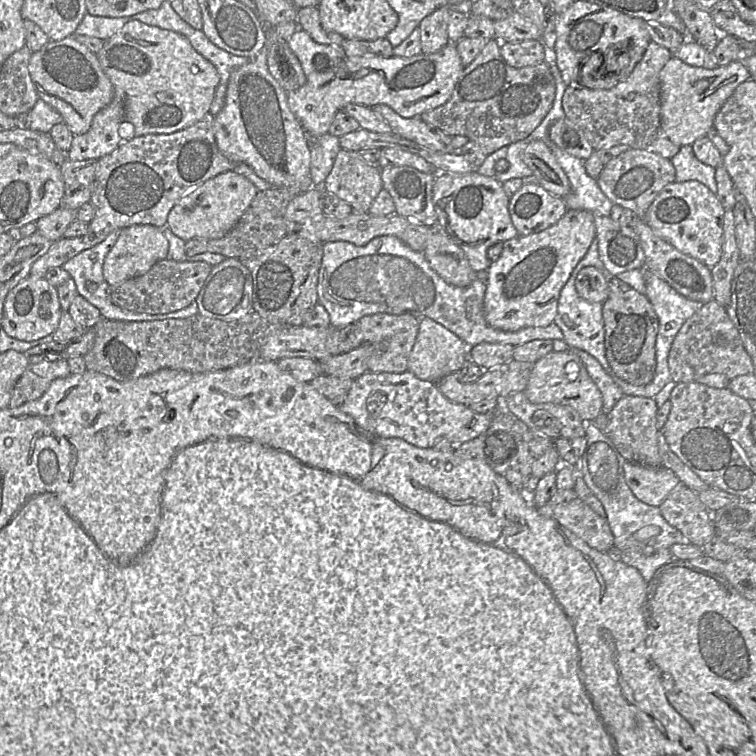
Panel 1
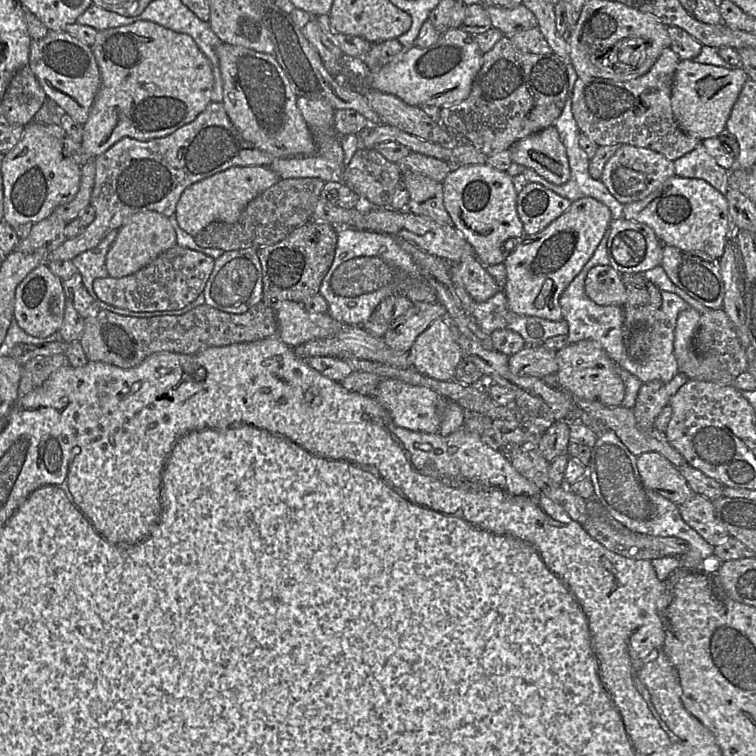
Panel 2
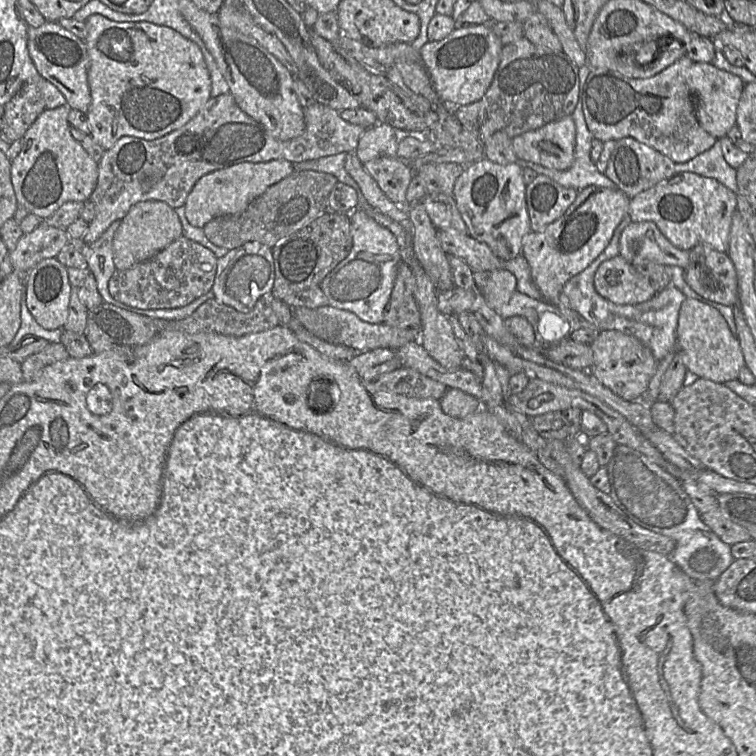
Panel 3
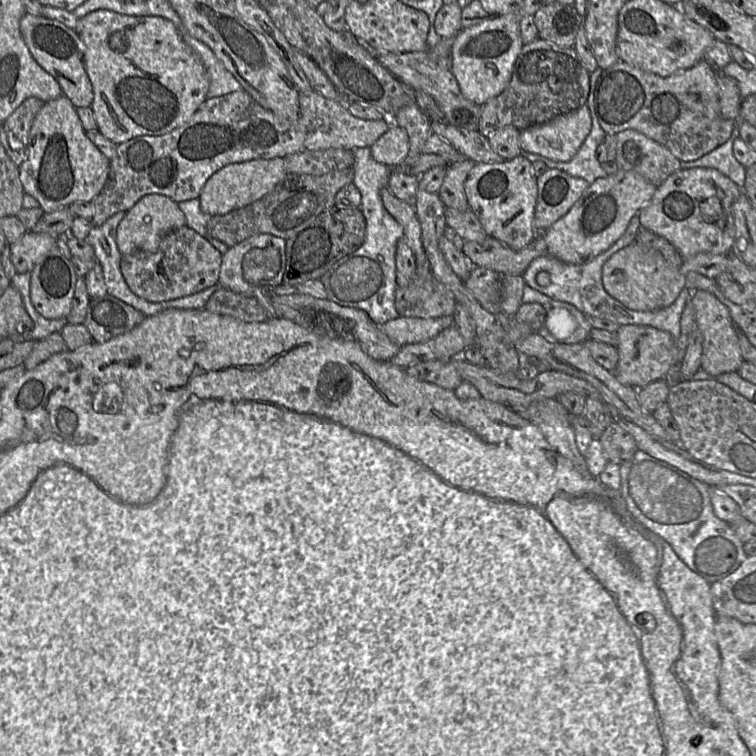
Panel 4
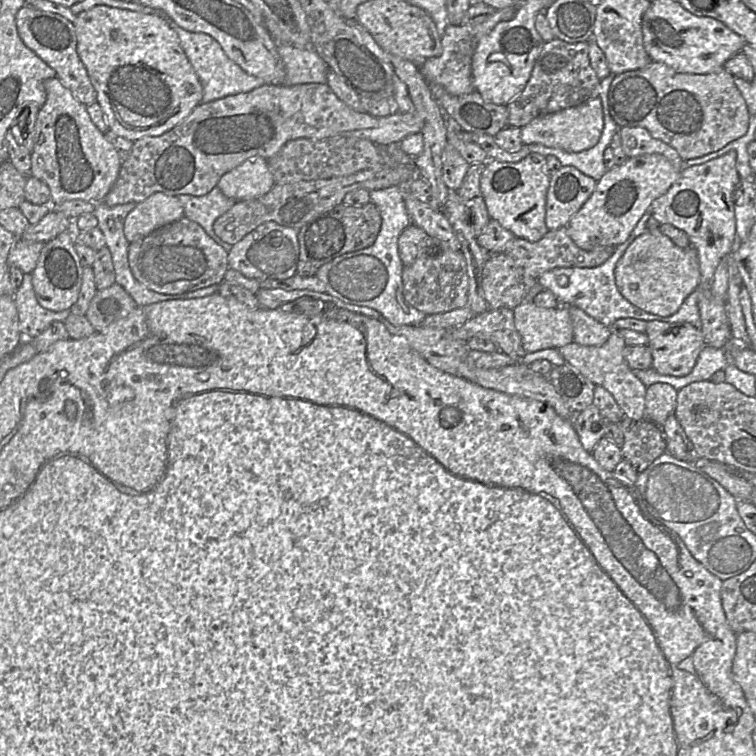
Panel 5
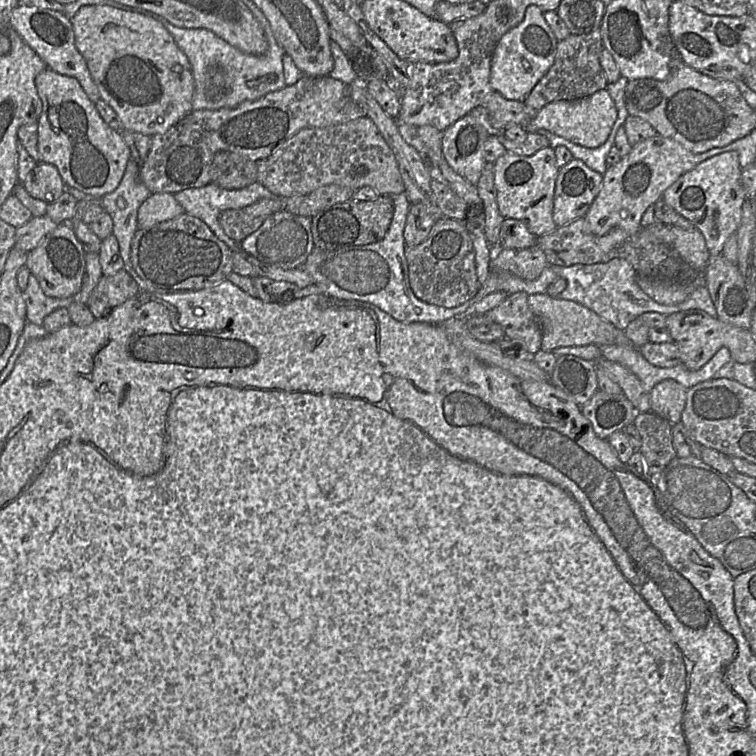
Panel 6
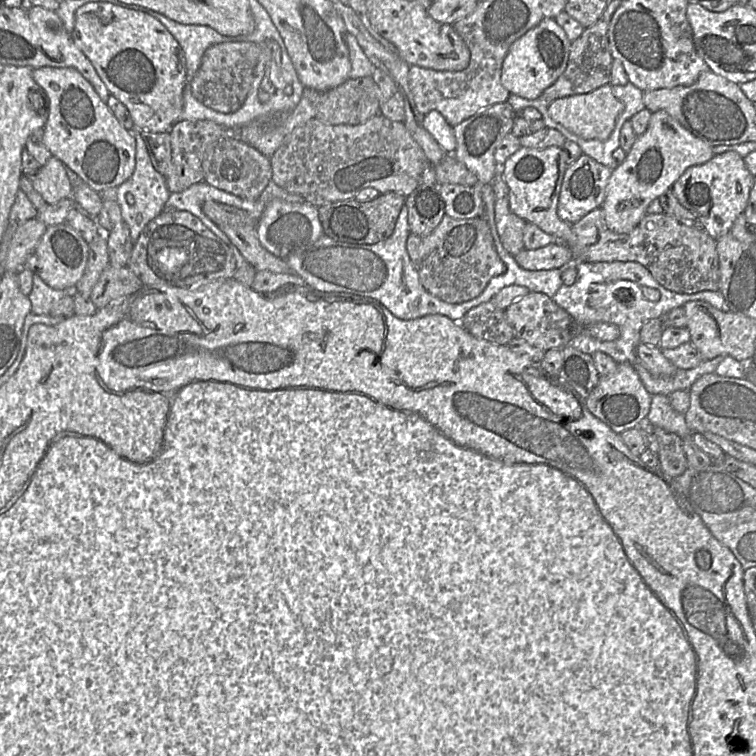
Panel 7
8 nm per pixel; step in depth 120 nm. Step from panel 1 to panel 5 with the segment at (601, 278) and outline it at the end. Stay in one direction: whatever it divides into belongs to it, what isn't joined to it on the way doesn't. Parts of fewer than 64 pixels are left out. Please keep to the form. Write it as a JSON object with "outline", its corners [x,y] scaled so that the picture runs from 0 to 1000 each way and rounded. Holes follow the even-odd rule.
{"outline":[[[857,306],[844,312],[828,329],[813,354],[817,384],[835,402],[860,415],[882,419],[893,415],[906,396],[926,377],[927,361],[922,331],[911,325],[901,328],[877,310]]]}

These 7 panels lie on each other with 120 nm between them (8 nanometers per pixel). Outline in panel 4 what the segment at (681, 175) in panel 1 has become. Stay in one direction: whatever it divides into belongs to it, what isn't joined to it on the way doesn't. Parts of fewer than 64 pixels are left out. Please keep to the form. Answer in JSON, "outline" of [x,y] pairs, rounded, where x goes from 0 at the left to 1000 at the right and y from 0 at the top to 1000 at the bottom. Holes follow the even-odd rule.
{"outline":[[[978,160],[974,161],[968,180],[958,190],[934,204],[926,210],[910,214],[901,214],[901,224],[914,222],[943,222],[964,234],[978,249],[984,247],[987,225],[979,214],[975,213],[970,204],[971,187],[978,183]]]}

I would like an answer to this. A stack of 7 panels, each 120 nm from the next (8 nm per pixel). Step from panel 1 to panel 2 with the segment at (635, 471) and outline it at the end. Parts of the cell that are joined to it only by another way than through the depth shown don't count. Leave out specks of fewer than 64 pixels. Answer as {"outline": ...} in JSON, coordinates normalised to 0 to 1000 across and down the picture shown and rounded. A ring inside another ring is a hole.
{"outline":[[[865,597],[848,601],[841,615],[852,642],[893,667],[899,668],[919,655],[899,620],[874,601]]]}

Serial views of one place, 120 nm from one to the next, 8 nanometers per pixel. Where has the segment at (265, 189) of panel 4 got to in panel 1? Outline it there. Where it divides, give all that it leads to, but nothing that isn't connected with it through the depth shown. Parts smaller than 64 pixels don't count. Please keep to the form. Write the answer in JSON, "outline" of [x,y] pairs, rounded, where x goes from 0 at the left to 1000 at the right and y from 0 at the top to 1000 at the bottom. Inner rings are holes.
{"outline":[[[308,225],[299,226],[245,257],[226,276],[221,299],[245,320],[257,315],[292,315],[313,296],[341,254],[327,234]]]}

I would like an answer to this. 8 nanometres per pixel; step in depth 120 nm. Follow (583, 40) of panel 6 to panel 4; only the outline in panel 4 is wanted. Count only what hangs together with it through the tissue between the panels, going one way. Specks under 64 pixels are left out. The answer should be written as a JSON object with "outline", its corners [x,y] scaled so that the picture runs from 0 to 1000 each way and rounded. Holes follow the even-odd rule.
{"outline":[[[710,52],[692,61],[668,119],[636,139],[634,175],[646,180],[663,169],[692,173],[726,161],[775,139],[779,122],[780,97],[771,87],[761,63],[743,63]]]}

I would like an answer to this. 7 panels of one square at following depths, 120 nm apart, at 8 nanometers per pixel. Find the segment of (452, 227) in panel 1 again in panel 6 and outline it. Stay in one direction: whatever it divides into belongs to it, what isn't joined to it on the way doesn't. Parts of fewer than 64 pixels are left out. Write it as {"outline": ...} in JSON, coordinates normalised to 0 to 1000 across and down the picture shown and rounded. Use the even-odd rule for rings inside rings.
{"outline":[[[722,194],[702,206],[668,202],[653,216],[653,245],[657,253],[660,280],[668,290],[683,290],[693,294],[708,312],[717,313],[738,300],[731,291],[734,242],[741,222],[735,216],[734,197]]]}

